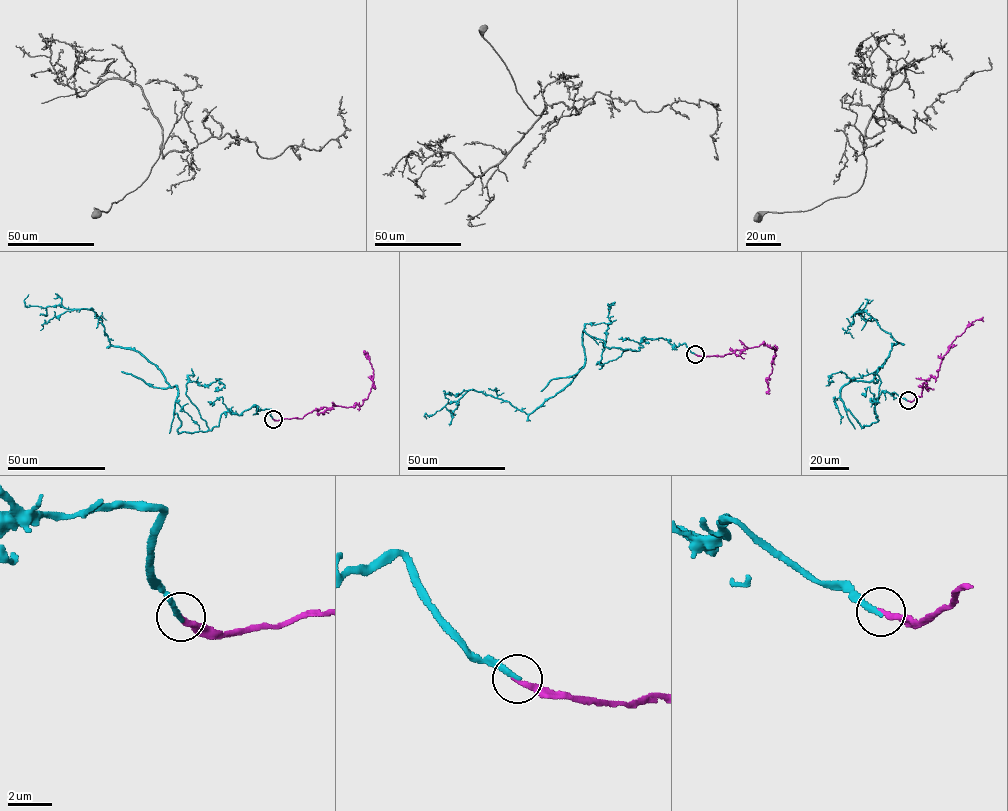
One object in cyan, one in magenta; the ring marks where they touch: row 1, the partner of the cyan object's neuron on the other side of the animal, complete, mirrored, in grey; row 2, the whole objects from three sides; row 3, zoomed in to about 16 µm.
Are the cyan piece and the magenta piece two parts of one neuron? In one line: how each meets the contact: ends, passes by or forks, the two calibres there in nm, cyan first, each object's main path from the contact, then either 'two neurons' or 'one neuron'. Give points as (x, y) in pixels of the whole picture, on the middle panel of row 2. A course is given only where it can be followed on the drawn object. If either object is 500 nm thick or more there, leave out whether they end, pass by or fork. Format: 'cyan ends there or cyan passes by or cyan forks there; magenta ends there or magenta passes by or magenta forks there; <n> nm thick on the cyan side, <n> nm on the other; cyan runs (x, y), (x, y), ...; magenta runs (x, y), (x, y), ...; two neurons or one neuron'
cyan ends there; magenta ends there; 240 nm thick on the cyan side, 240 nm on the other; cyan runs (695, 354), (659, 338), (608, 348), (582, 331), (584, 365), (533, 411), (469, 389), (426, 418); magenta runs (695, 354), (723, 356), (764, 343), (775, 353), (766, 381), (767, 394); one neuron

